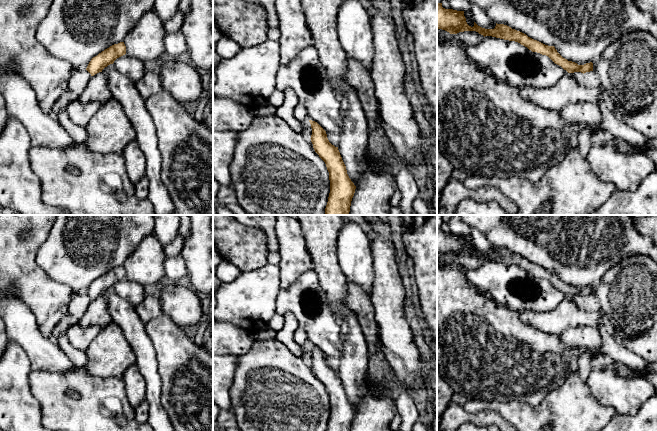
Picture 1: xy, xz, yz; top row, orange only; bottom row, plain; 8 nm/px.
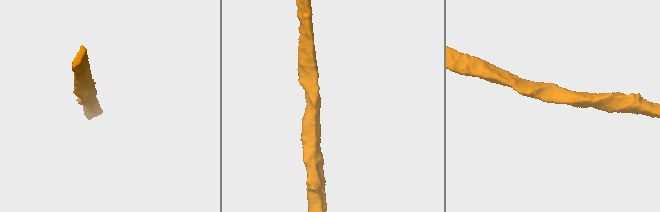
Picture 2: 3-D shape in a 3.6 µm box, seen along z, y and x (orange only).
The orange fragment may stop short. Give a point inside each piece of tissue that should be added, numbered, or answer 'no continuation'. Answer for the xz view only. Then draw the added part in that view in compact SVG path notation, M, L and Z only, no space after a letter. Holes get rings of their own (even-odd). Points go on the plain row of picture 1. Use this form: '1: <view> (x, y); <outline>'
no continuation

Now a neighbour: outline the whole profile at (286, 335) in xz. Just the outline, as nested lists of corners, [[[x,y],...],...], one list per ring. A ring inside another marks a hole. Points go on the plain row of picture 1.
[[[287,313],[284,316],[284,326],[277,332],[276,339],[286,345],[294,355],[304,359],[307,363],[310,363],[312,359],[310,346],[300,346],[294,340],[294,333],[297,329],[298,322],[296,318],[291,313]]]

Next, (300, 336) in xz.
[[[298,328],[295,333],[294,333],[294,340],[296,341],[297,344],[300,346],[307,346],[309,345],[309,339],[307,333]]]

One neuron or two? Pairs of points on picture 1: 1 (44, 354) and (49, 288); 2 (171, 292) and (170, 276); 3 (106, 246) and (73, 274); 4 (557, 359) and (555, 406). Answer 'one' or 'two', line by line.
1: two
2: two
3: one
4: two

